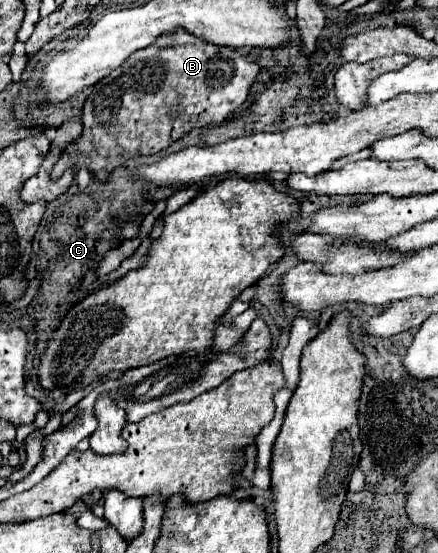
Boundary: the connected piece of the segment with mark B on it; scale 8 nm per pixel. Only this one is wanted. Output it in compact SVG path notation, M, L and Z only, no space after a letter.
M177 28L173 34L163 34L155 40L153 46L147 46L133 56L129 56L121 68L113 70L107 78L97 82L87 94L83 106L83 134L71 142L63 152L57 164L51 170L51 178L57 180L65 168L79 170L81 164L87 166L101 182L125 160L139 154L157 154L165 150L173 140L179 140L187 132L207 124L221 124L229 118L241 104L247 100L249 88L259 74L259 64L239 54L231 46L217 46L203 38L189 34L183 28Z

